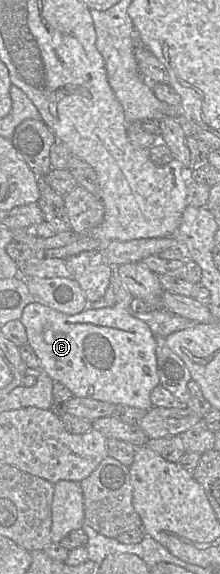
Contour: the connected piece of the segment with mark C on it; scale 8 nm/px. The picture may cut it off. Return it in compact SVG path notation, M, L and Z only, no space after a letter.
M113 268L109 286L115 294L115 304L112 307L87 308L77 314L65 314L39 302L26 305L20 320L25 327L27 341L40 361L41 371L45 371L53 381L68 387L73 396L151 409L153 405L150 393L159 385L155 336L145 322L132 314L130 303L133 296L124 286L116 268Z

